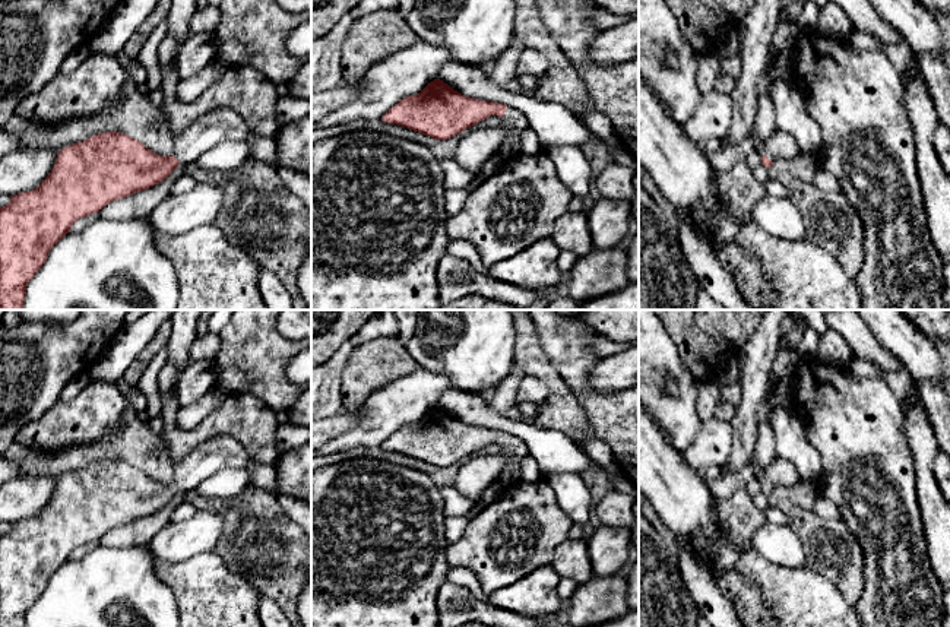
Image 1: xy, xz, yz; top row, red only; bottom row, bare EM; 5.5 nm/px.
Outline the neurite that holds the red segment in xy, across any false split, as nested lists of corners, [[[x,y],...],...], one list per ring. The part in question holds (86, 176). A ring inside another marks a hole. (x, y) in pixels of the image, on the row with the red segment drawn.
[[[219,107],[199,115],[183,133],[174,136],[171,156],[161,156],[120,132],[96,133],[61,149],[51,172],[35,190],[18,193],[0,208],[0,310],[23,308],[28,282],[77,219],[98,213],[114,200],[159,184],[180,164],[194,164],[215,145],[246,140],[248,133],[238,113]]]

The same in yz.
[[[775,129],[761,149],[761,165],[770,168],[776,159],[794,159],[801,155],[797,140],[786,132]]]

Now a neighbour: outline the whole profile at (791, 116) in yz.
[[[791,80],[767,83],[775,105],[775,126],[789,133],[798,143],[801,155],[816,159],[821,130],[817,121],[808,114],[802,92]]]

